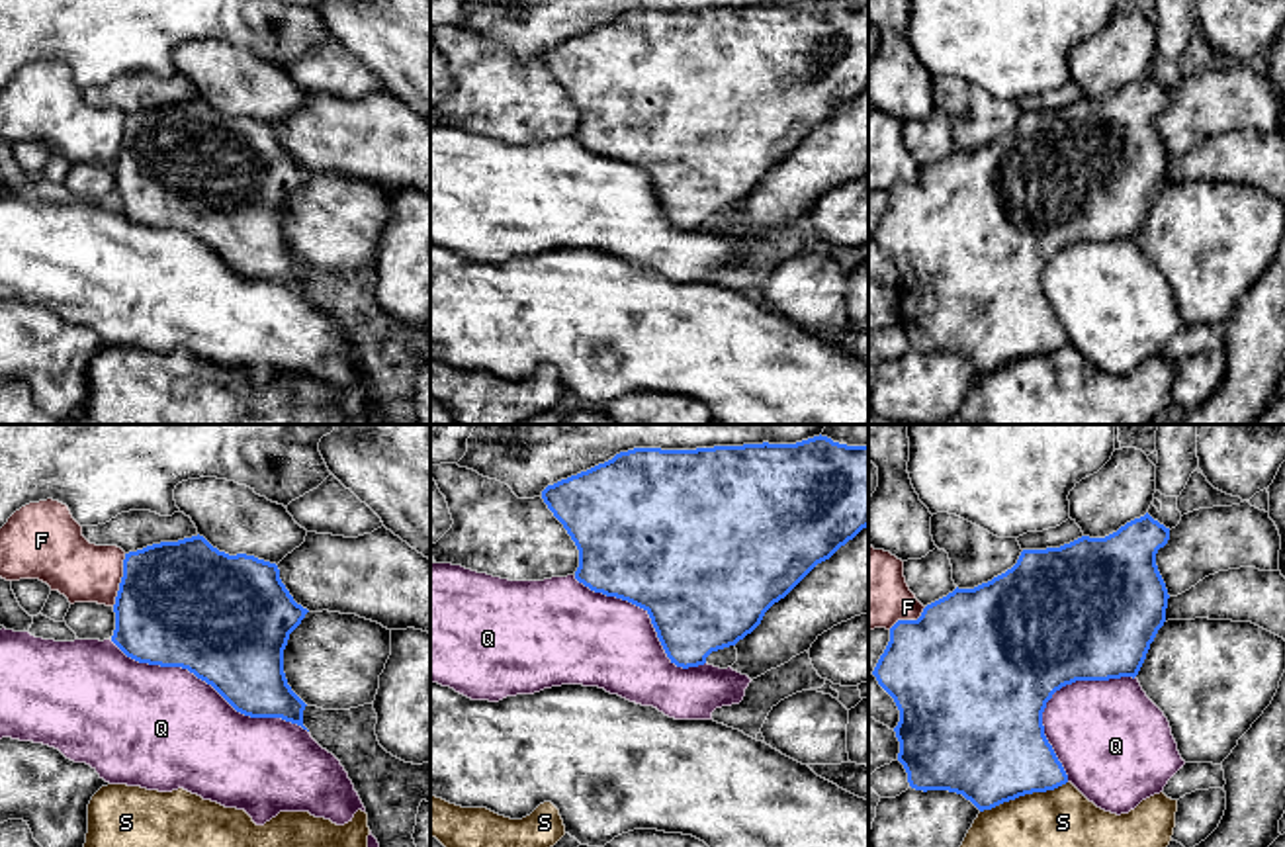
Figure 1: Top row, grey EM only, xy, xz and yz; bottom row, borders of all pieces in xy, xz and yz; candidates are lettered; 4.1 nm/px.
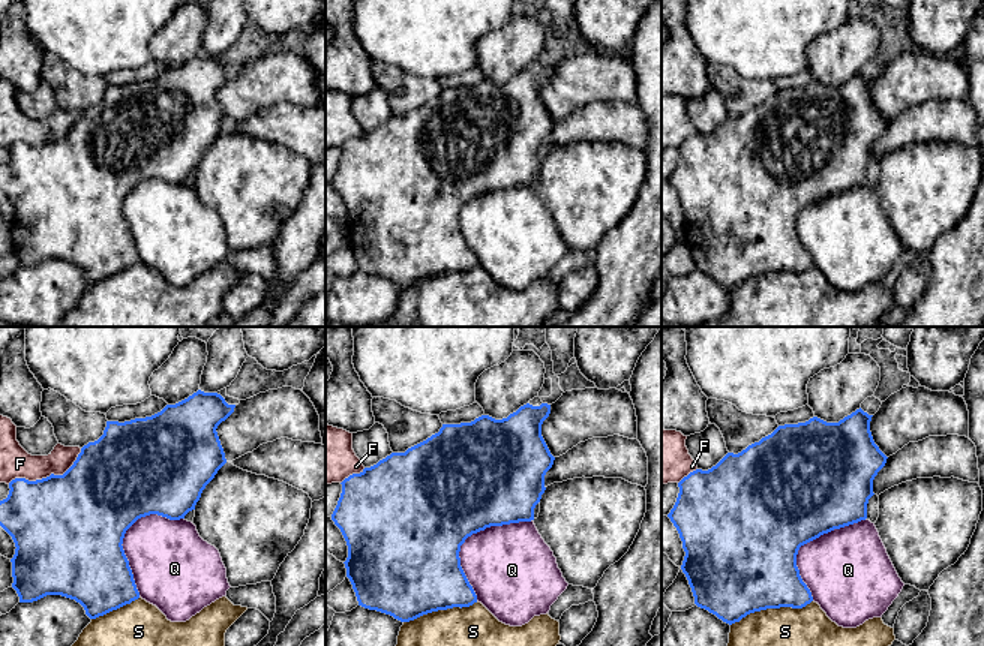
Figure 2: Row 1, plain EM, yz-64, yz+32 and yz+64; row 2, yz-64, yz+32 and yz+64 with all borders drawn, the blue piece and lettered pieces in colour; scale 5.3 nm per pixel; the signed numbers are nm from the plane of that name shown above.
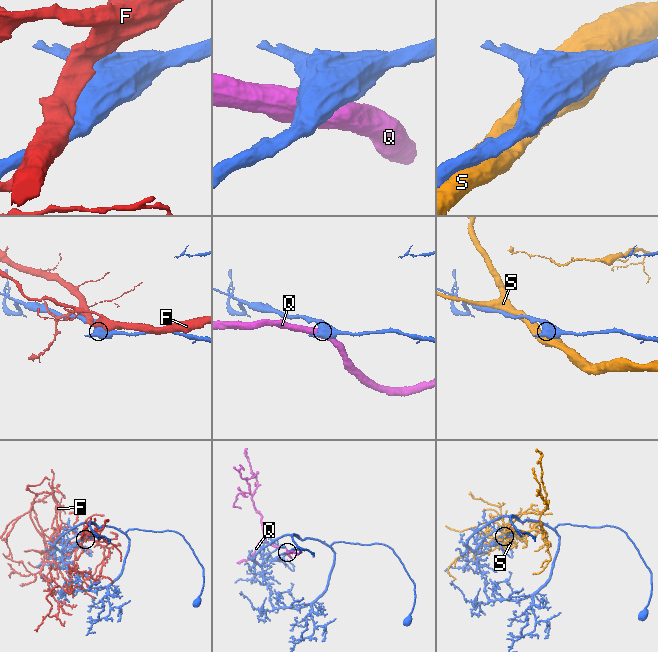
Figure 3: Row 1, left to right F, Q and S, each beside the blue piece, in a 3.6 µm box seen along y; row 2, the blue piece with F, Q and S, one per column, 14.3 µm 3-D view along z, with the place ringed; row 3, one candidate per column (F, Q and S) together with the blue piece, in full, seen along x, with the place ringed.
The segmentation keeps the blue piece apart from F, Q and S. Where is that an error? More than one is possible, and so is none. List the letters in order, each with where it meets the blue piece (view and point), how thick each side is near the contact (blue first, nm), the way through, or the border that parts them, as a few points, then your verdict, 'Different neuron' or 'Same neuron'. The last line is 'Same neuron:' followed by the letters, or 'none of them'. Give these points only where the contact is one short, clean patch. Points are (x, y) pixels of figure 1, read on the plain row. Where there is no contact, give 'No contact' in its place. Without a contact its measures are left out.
F: Touches blue at xy (122, 141). Thickness 500 nm (blue) against 240 nm. Different neuron
Q: Touches blue at xy (210, 245). Thickness 480 nm (blue) against 480 nm. Same neuron
S: Touches blue at yz (1023, 356). Thickness 460 nm (blue) against 500 nm. Different neuron
Same neuron: Q

